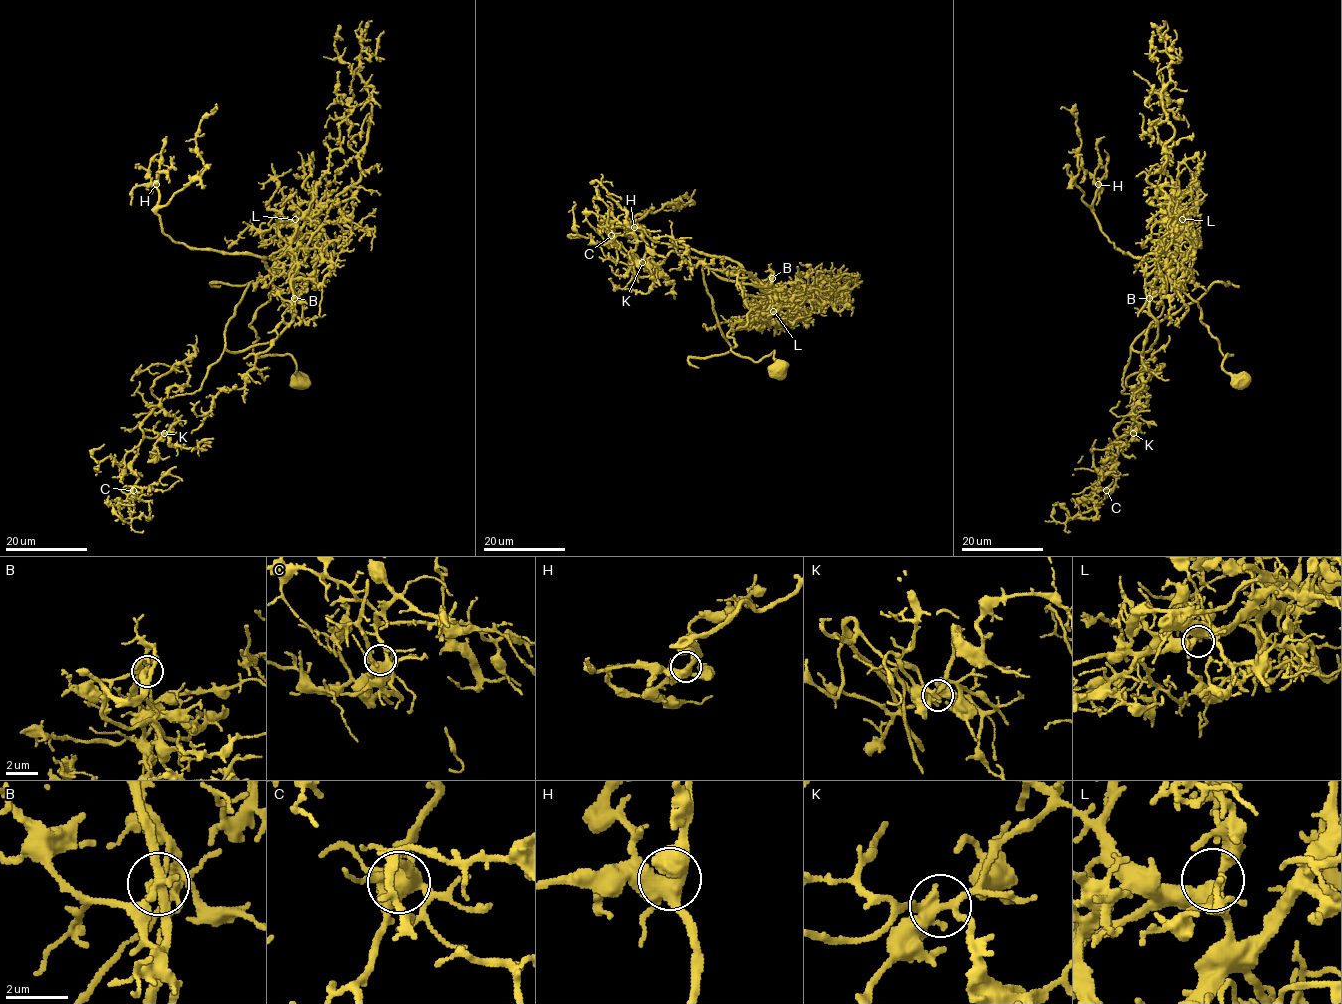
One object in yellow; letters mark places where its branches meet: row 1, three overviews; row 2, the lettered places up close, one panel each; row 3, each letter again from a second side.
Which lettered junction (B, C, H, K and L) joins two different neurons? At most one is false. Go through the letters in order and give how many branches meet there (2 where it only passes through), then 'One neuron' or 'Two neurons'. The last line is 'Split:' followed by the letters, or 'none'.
B: Branches: 4. Two neurons
C: Branches: 5. One neuron
H: Branches: 4. One neuron
K: Branches: 5. One neuron
L: Branches: 4. One neuron
Split: B

